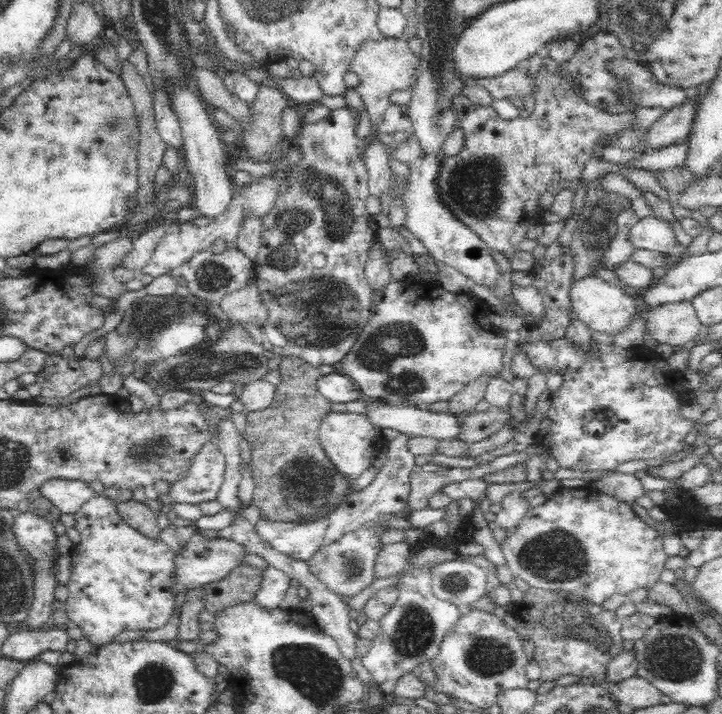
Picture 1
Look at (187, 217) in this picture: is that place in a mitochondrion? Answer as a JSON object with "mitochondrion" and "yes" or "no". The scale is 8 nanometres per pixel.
{"mitochondrion":"no"}

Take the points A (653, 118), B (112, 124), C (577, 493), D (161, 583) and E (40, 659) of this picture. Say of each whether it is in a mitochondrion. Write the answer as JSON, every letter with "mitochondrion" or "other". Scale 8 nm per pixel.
{"A":"other","B":"mitochondrion","C":"other","D":"other","E":"other"}

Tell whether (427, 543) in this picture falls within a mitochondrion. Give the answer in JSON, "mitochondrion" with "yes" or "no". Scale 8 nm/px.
{"mitochondrion":"no"}

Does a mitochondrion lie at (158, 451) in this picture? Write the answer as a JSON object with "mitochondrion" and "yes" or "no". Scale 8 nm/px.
{"mitochondrion":"yes"}

